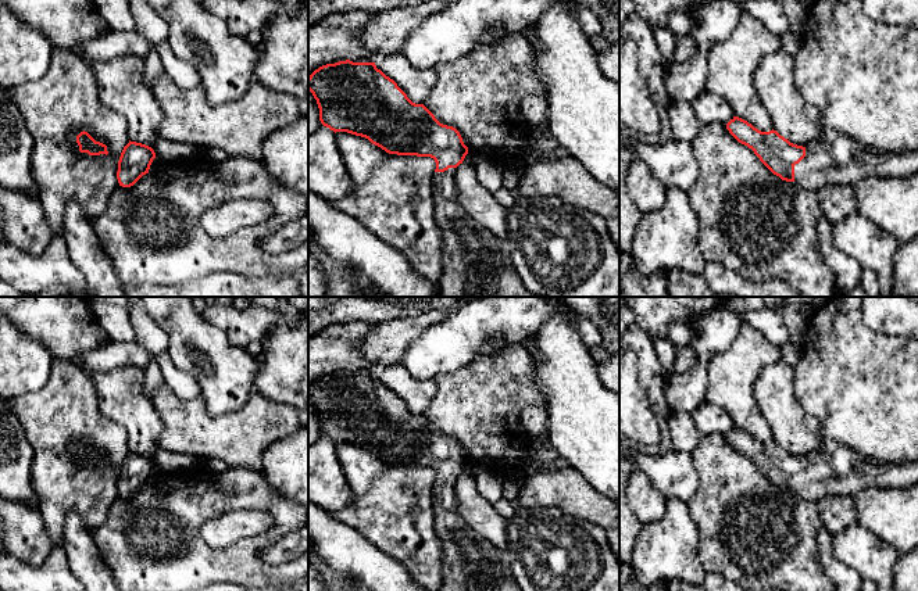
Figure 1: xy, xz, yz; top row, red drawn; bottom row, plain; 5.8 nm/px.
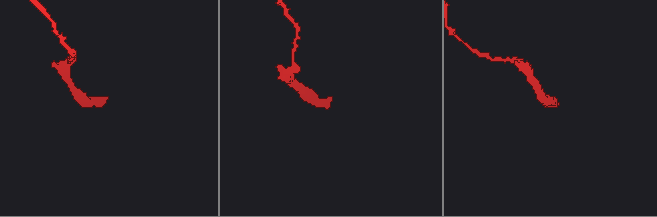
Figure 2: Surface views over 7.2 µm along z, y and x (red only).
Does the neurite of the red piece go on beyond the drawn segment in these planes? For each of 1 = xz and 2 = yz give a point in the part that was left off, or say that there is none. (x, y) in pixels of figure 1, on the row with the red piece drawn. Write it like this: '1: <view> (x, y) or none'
1: xz (472, 254)
2: yz (838, 158)

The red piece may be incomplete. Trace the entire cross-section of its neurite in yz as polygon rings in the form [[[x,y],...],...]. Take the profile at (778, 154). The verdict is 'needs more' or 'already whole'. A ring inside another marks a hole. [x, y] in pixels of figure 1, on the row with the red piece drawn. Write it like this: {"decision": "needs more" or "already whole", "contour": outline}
{"decision": "needs more", "contour": [[[733,117],[726,123],[726,129],[739,143],[751,148],[774,175],[811,191],[831,183],[856,186],[868,176],[906,178],[918,172],[918,148],[903,153],[874,153],[850,136],[832,129],[825,130],[822,140],[812,142],[806,147],[790,143],[774,129],[761,132],[739,117]]]}

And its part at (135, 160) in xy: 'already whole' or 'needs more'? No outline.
already whole

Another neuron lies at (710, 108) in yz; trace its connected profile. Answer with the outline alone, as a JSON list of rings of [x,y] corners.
[[[703,92],[690,104],[701,125],[726,125],[735,117],[733,110],[726,100],[708,92]]]

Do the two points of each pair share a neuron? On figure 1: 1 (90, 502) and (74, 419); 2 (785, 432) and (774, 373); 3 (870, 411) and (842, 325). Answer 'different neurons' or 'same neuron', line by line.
1: same neuron
2: same neuron
3: same neuron

